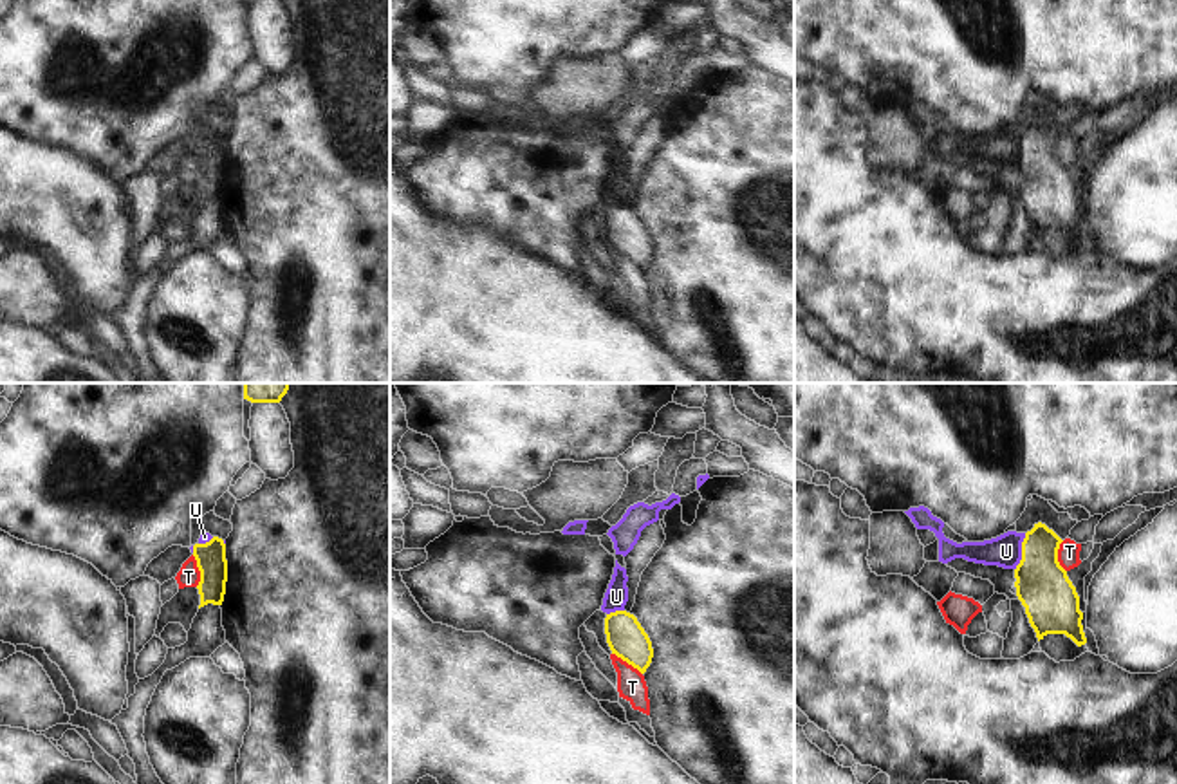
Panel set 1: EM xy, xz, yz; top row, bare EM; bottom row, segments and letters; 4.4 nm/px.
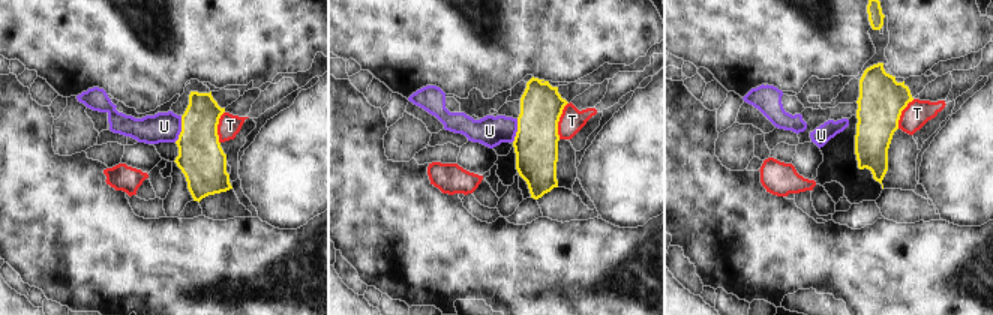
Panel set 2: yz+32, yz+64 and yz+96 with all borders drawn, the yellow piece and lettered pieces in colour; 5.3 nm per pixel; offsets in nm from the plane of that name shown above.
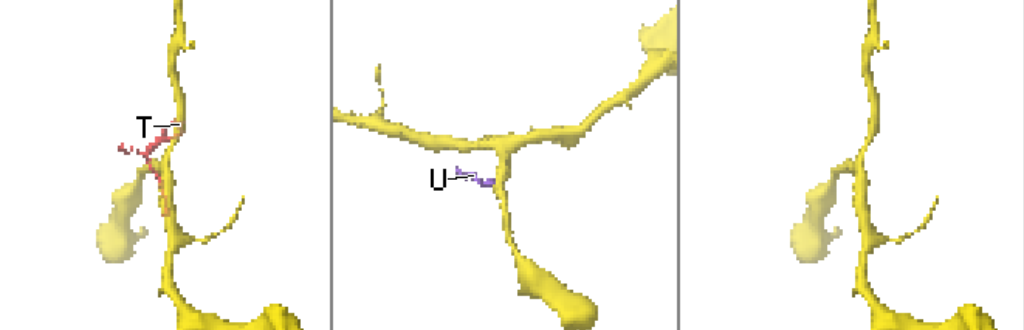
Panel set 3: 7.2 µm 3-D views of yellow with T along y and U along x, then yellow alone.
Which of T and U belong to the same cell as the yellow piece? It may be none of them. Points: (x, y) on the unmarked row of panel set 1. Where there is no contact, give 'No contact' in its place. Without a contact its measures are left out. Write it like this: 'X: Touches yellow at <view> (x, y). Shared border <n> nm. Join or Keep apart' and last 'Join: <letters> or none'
T: Touches yellow at xy (199, 165). Shared border 150 nm. Keep apart
U: Touches yellow at yz (1022, 147). Shared border 180 nm. Keep apart
Join: none.

